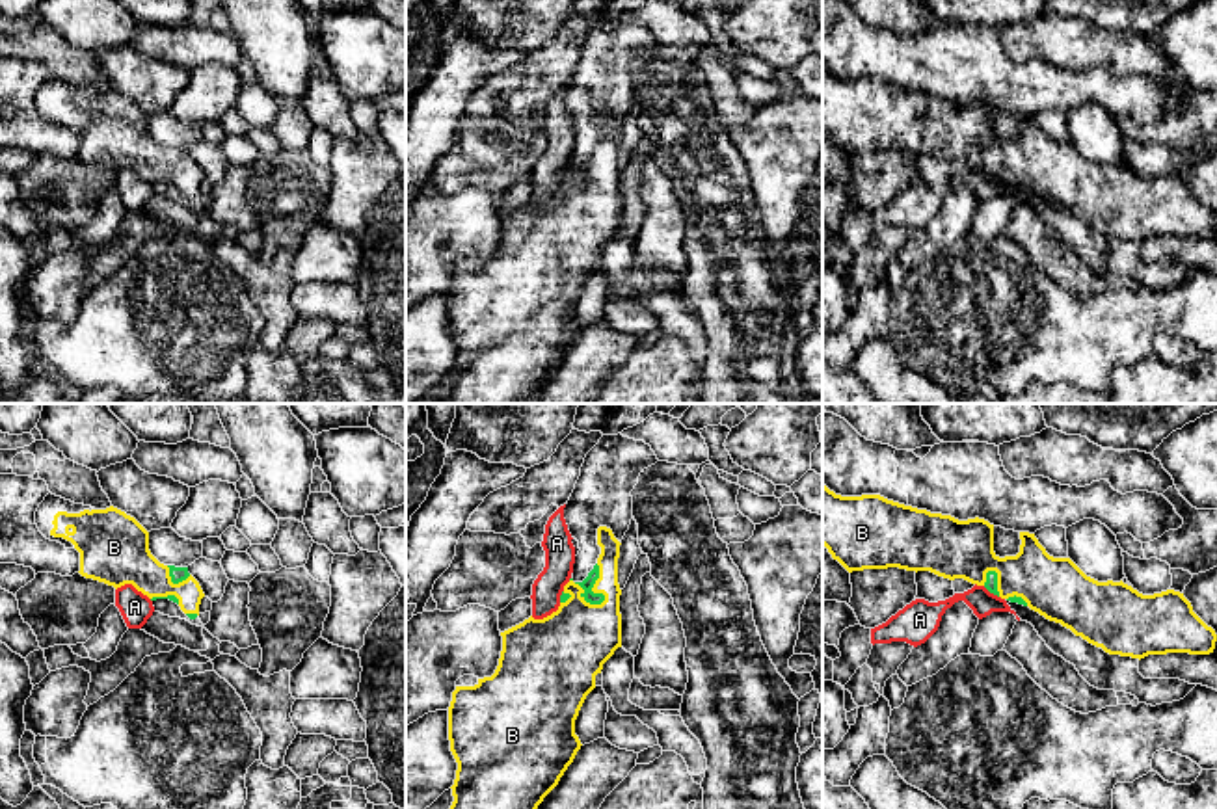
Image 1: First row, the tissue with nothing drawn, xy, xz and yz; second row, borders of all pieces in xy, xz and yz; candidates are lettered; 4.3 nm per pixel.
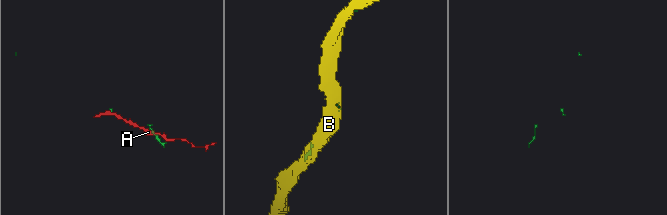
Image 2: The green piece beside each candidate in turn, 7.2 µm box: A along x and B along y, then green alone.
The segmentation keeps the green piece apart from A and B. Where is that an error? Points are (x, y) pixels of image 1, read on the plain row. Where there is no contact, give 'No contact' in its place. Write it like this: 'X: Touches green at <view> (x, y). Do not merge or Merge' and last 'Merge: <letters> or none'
A: Touches green at yz (990, 175). Do not merge
B: Touches green at xz (592, 175). Merge
Merge: B

